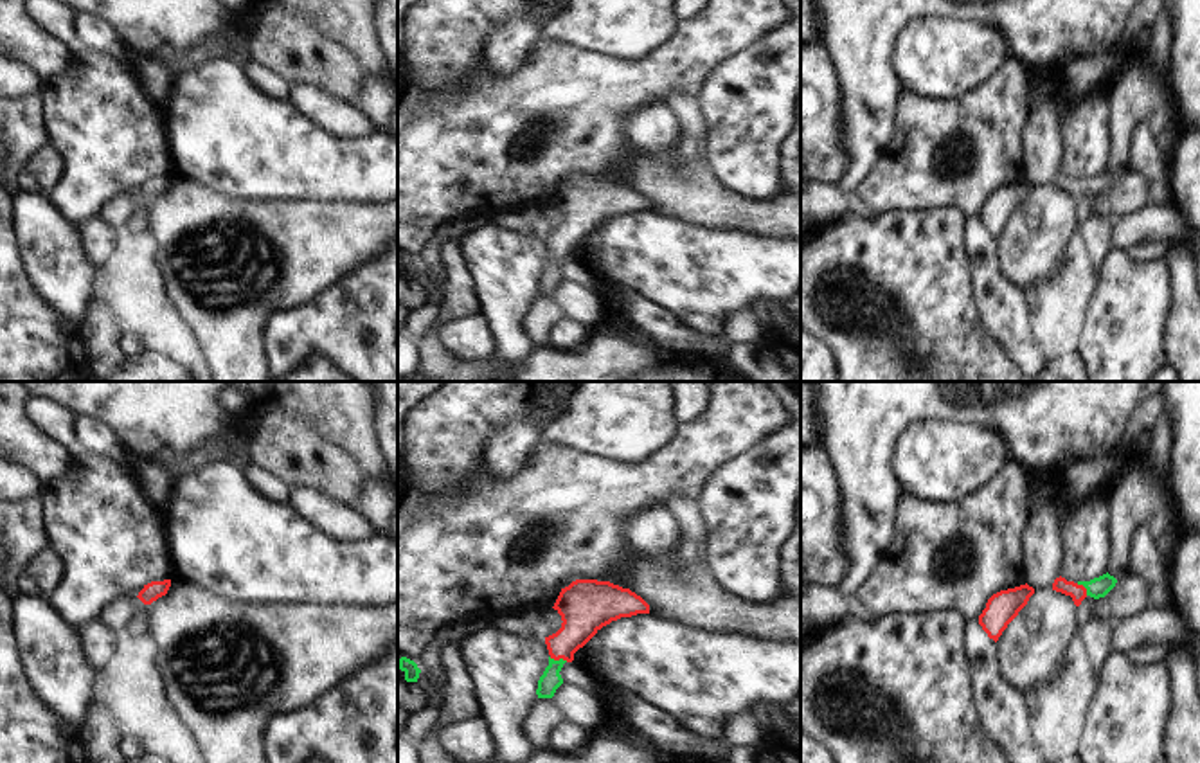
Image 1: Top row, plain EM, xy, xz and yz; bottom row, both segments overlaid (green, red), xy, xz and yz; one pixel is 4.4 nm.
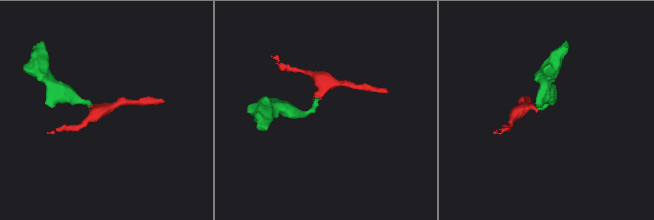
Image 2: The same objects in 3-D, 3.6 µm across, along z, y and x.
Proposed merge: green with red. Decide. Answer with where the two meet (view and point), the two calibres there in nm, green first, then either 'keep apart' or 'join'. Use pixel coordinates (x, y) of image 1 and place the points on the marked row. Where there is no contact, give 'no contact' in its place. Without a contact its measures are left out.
meets green in xz at (560, 659); 90 nm thick on the green side, 220 nm on the other; join

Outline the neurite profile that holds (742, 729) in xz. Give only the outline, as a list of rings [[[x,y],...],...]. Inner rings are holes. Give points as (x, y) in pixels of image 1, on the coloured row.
[[[750,711],[729,718],[725,725],[729,747],[757,745],[759,741],[763,741],[761,727]]]

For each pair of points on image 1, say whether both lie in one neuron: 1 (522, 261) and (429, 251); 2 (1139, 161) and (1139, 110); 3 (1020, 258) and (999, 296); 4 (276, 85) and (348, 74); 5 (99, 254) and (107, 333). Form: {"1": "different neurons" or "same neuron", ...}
{"1": "different neurons", "2": "different neurons", "3": "different neurons", "4": "different neurons", "5": "different neurons"}

